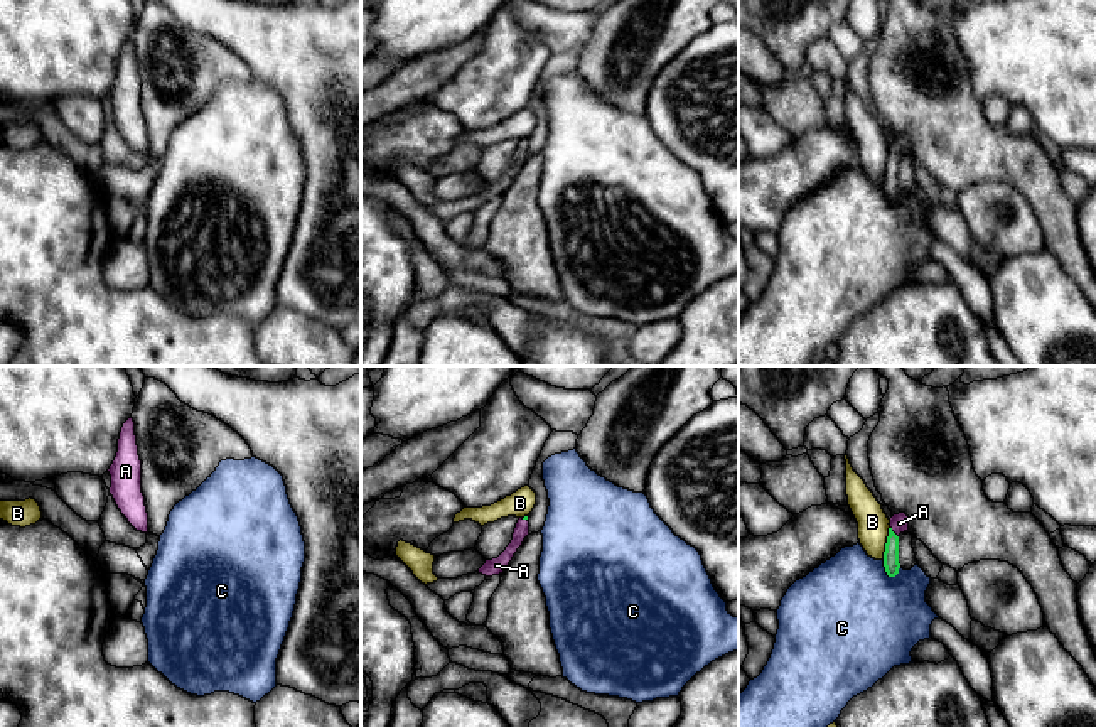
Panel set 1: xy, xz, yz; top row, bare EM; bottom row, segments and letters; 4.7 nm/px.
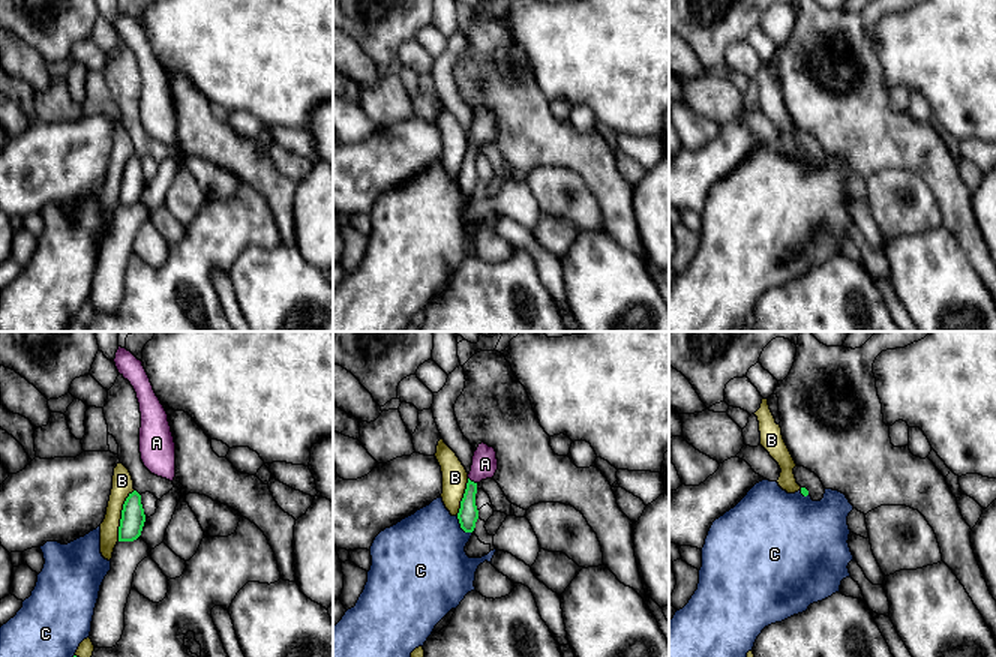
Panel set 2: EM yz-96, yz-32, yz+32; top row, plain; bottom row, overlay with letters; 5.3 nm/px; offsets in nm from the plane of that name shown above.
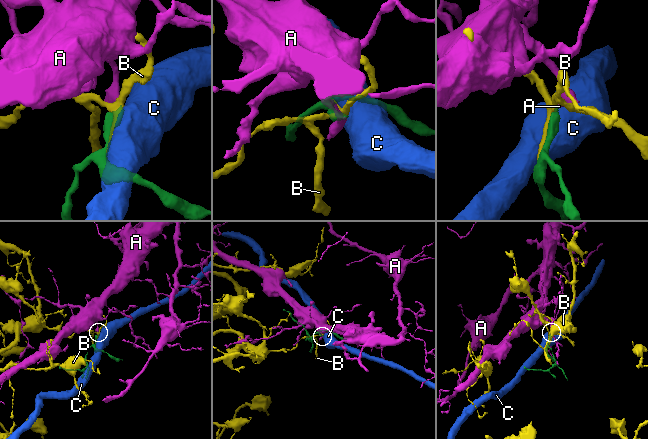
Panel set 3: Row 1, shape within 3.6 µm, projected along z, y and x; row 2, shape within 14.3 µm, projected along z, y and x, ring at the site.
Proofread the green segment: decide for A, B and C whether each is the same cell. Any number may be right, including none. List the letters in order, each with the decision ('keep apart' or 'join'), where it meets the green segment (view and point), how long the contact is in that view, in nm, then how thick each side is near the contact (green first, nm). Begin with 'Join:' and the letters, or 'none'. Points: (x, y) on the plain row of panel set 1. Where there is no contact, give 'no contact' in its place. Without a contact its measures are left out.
Join: A
A: join; contact yz (892, 154); length 70 nm; calibres 80 and 90 nm
B: keep apart; contact yz (887, 164); length 160 nm; calibres 80 and 140 nm
C: keep apart; contact yz (886, 193); length 110 nm; calibres 80 and 480 nm

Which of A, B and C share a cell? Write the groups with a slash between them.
A / B / C

